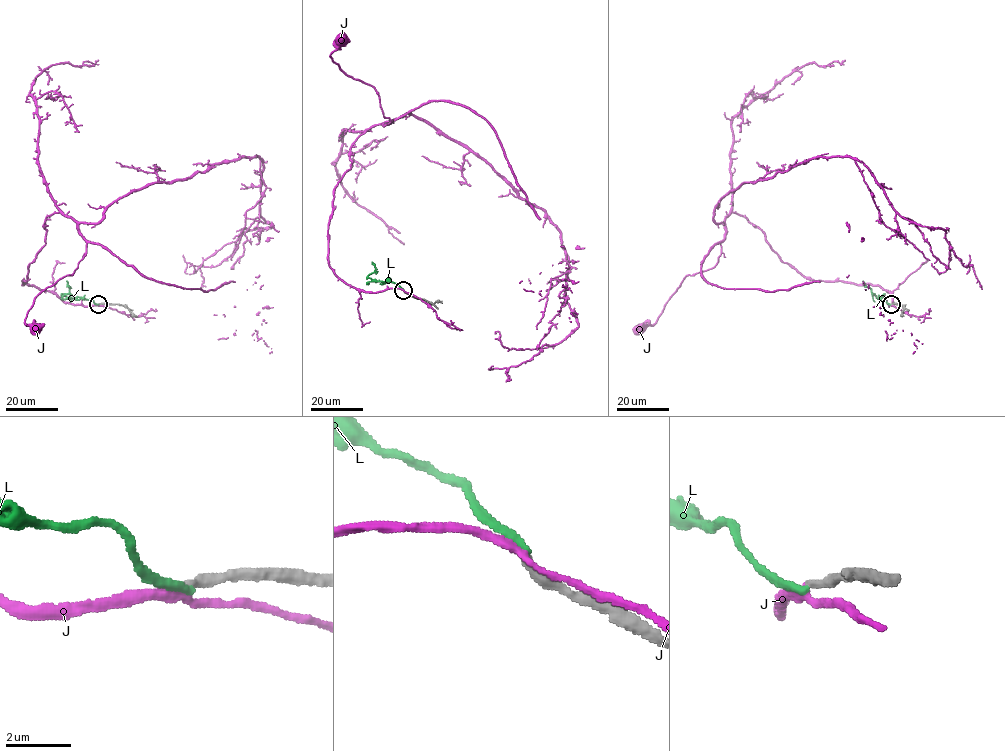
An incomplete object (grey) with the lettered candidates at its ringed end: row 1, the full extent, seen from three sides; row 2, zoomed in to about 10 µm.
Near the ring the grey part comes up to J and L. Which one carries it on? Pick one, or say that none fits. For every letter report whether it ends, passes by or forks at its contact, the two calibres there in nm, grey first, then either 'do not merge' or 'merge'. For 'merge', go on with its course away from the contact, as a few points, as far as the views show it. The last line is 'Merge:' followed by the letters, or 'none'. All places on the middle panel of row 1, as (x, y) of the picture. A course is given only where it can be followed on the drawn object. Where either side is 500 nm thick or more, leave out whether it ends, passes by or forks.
J: it passes by; 280 nm thick on the grey side, 240 nm on the other; merge; it runs (403, 290), (343, 282), (328, 223), (353, 142), (410, 113), (542, 209), (575, 312)
L: it ends there; 300 nm thick on the grey side, 260 nm on the other; do not merge
Merge: J

